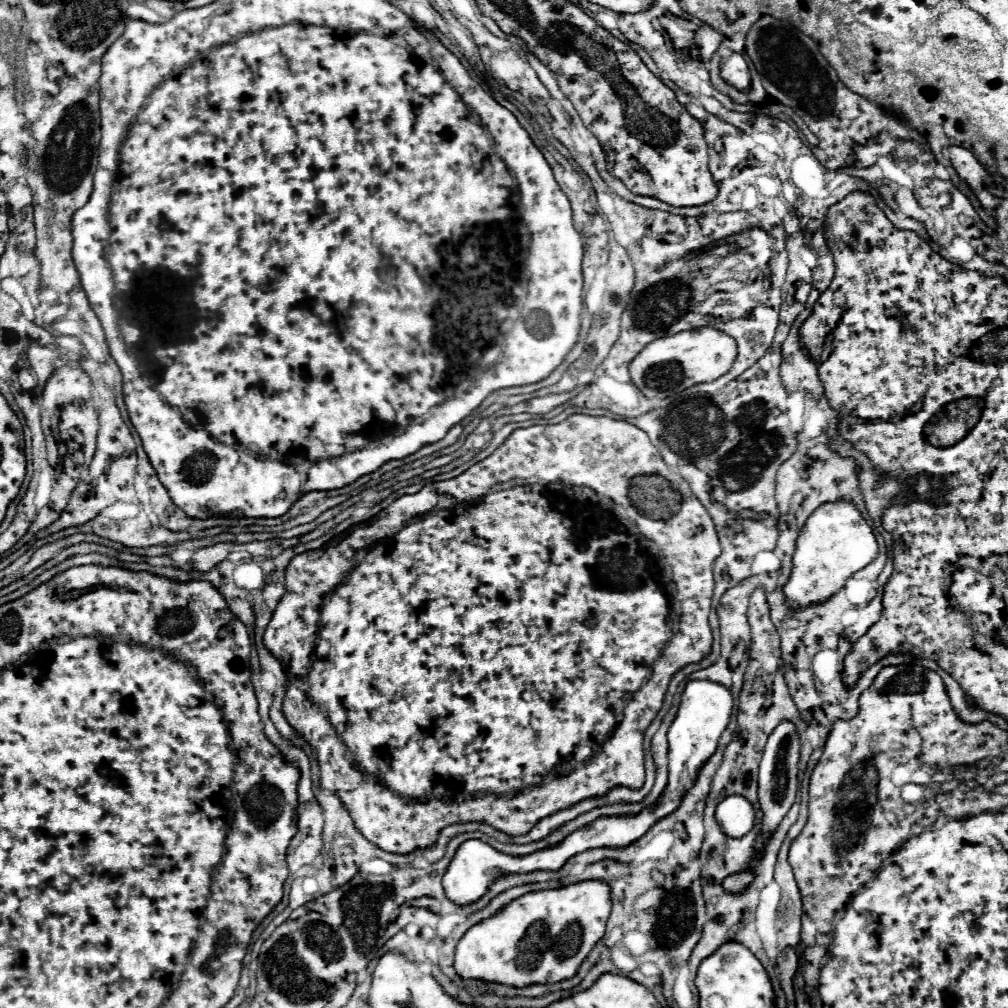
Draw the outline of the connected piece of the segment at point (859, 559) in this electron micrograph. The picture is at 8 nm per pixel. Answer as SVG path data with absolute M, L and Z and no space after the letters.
M836 500L820 504L802 526L796 552L794 552L794 570L790 574L788 584L784 586L786 604L790 608L810 606L826 600L836 594L844 582L864 566L868 566L878 556L878 542L862 518L860 510L850 500Z

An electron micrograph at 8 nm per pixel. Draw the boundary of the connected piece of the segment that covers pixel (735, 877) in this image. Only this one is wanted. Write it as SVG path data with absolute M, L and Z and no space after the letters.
M740 872L740 874L732 874L724 880L724 888L728 892L742 892L748 884L752 882L752 874L750 872Z

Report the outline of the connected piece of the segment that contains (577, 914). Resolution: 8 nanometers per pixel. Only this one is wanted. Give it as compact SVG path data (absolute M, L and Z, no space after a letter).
M582 880L556 890L528 892L466 930L456 946L454 968L462 978L480 978L508 986L572 978L594 944L604 936L610 910L610 886L604 880Z

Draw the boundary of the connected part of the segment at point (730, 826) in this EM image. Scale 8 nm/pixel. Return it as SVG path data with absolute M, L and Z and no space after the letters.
M728 796L716 808L716 820L722 826L724 834L740 838L754 828L756 810L744 796Z

